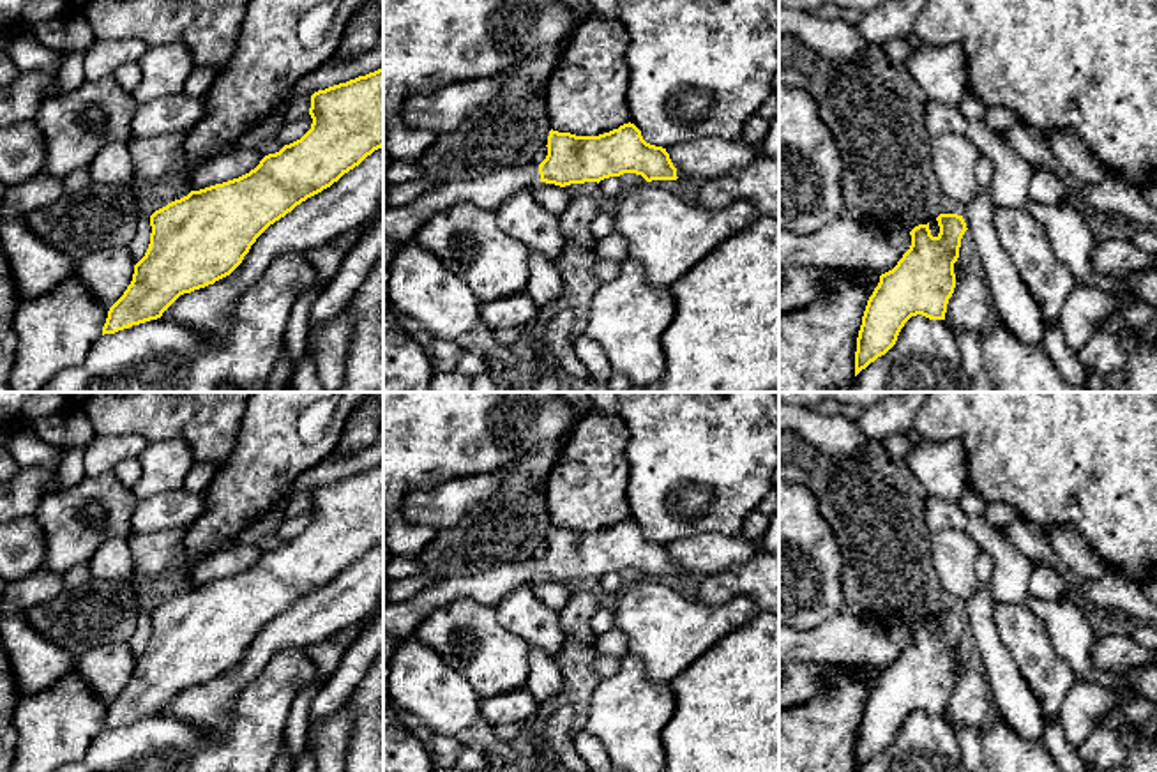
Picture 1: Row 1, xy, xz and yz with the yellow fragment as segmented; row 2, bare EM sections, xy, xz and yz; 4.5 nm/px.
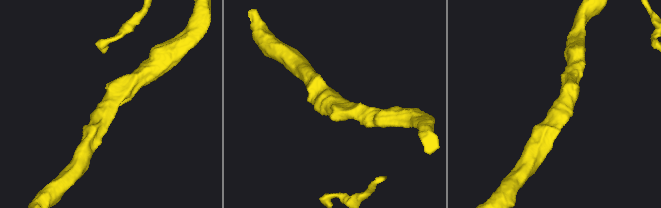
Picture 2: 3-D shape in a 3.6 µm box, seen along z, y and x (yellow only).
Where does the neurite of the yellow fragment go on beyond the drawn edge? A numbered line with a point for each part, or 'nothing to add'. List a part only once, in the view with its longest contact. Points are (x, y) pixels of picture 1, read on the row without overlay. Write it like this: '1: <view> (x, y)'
1: xz (400, 620)

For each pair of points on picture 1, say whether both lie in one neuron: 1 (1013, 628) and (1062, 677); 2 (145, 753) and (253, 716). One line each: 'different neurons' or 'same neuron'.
1: same neuron
2: same neuron

